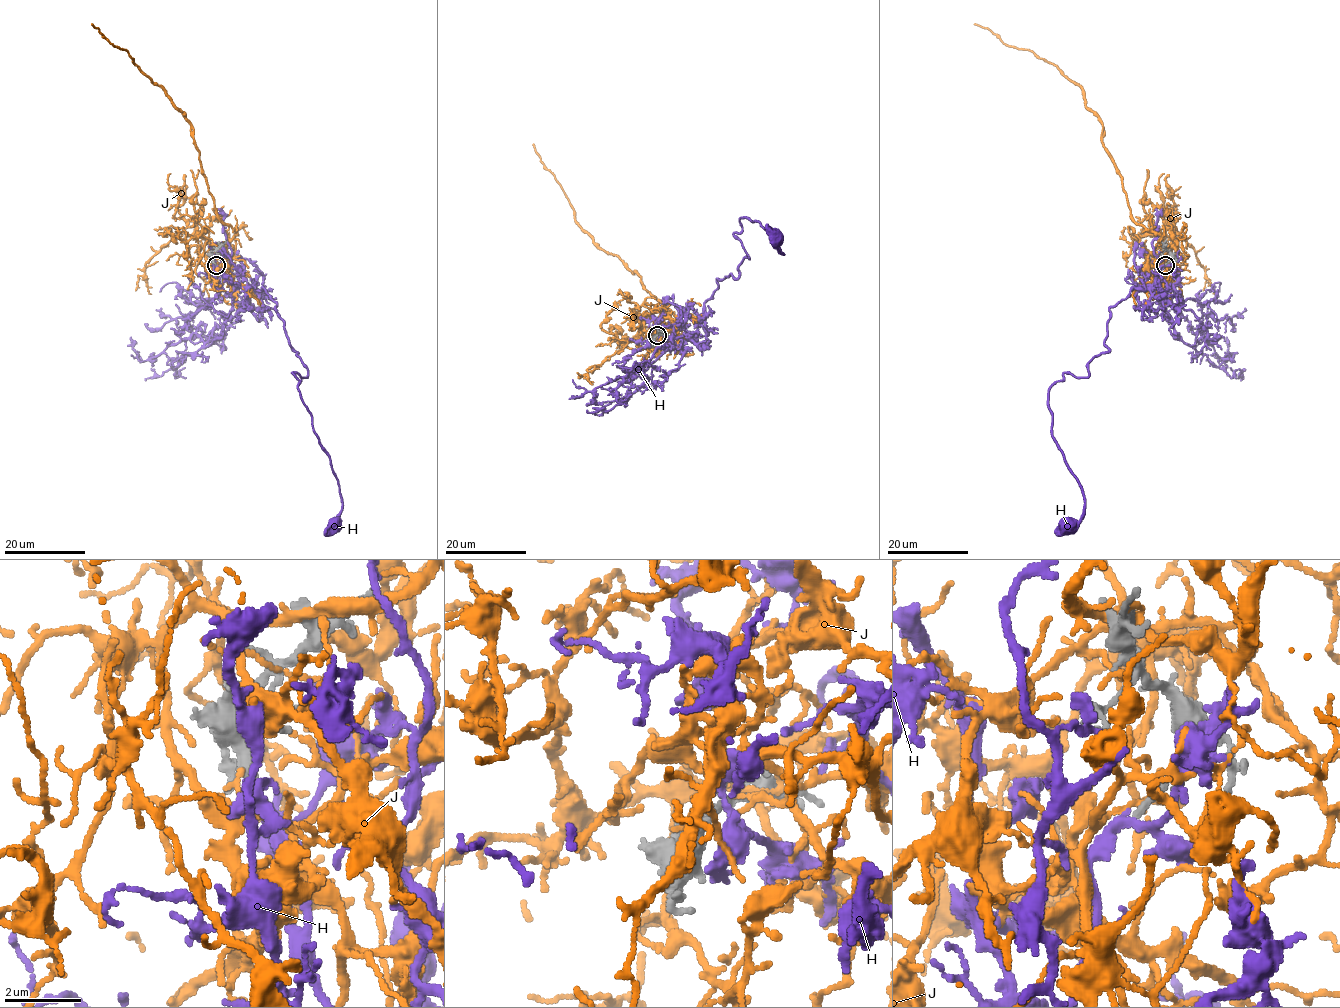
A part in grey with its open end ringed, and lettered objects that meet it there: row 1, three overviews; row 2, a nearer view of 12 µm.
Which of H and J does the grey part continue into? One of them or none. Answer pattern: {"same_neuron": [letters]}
{"same_neuron": ["H"]}

